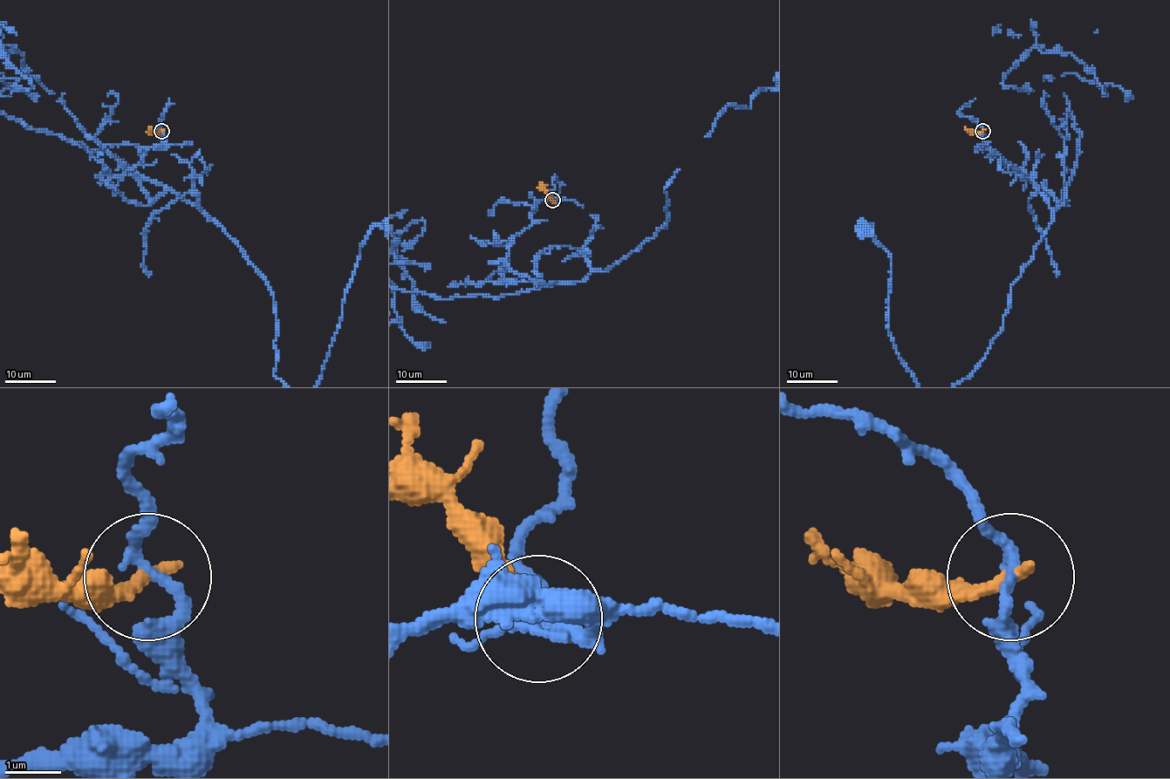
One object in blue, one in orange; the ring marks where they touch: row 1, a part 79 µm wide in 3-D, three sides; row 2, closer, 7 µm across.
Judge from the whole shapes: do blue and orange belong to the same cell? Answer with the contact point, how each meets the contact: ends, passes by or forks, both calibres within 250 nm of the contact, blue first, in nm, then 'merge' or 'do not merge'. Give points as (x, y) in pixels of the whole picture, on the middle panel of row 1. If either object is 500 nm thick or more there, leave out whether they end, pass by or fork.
(552, 200) | blue passes by | orange ends | 190/280 nm | do not merge

